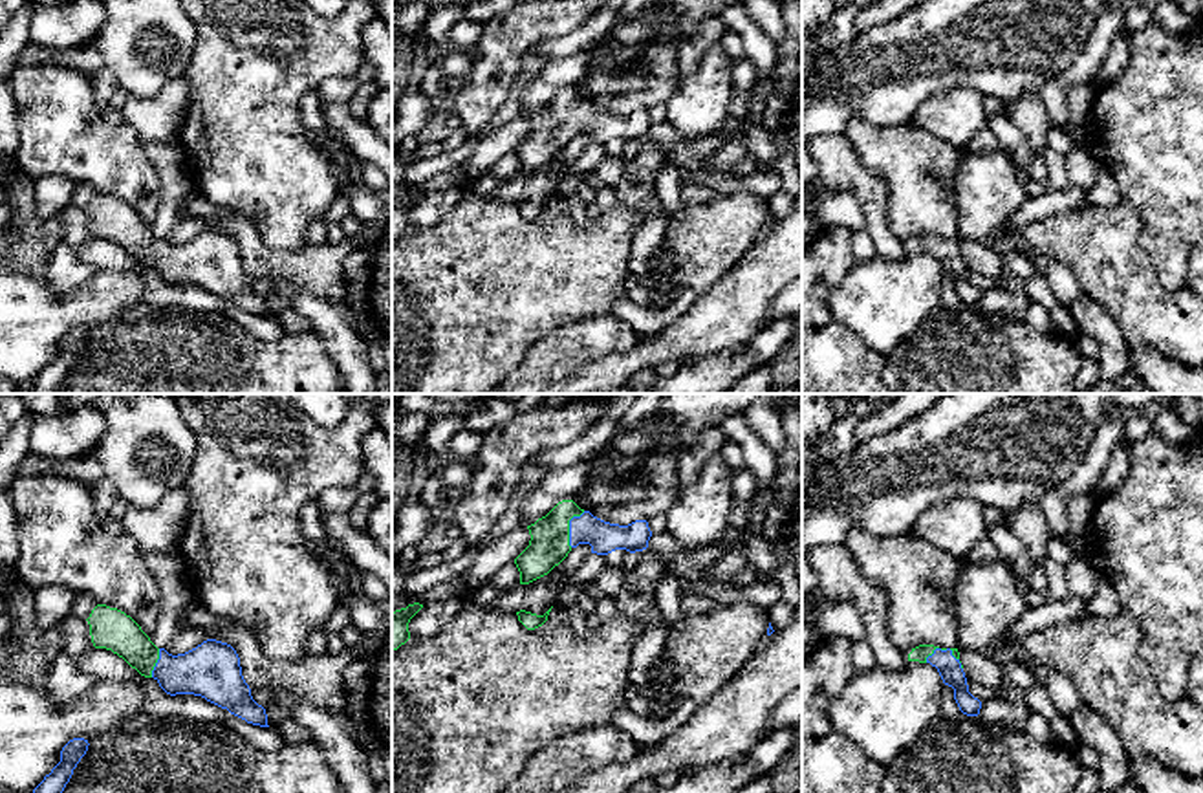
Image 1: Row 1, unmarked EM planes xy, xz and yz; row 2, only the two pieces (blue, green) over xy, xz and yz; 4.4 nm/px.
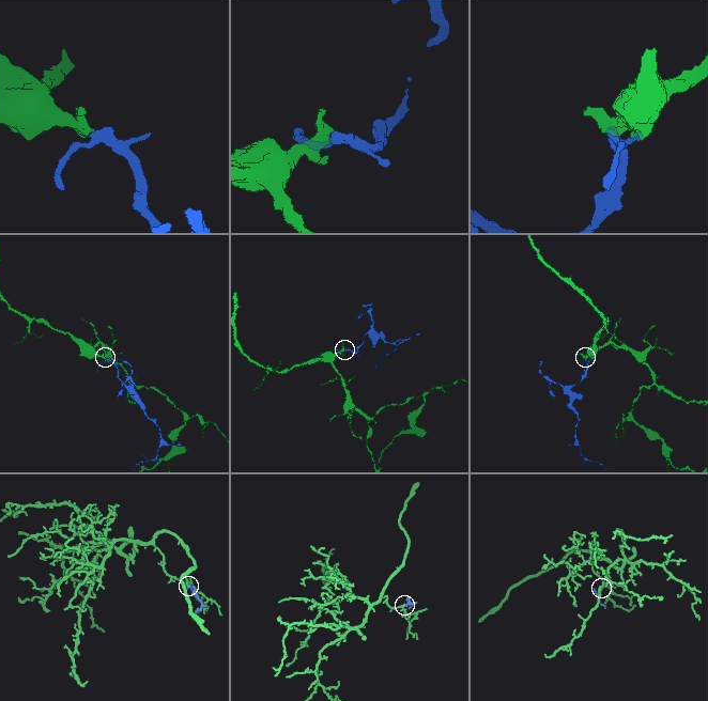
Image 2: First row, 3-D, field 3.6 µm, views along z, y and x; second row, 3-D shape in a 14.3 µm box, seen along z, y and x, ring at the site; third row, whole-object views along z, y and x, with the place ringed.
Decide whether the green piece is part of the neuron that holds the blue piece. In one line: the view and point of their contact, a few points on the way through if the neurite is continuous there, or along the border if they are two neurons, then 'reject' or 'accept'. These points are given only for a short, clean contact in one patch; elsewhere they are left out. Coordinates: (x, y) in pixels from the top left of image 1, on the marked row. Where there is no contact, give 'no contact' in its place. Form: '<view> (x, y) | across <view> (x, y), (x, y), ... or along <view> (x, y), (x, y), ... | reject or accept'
yz (947, 649) | across yz (949, 667), (947, 649), (921, 652) | accept

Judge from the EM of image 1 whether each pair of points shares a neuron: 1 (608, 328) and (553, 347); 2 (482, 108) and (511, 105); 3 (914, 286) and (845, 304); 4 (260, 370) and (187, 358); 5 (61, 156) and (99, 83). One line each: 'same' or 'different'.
1: same
2: different
3: same
4: same
5: different

